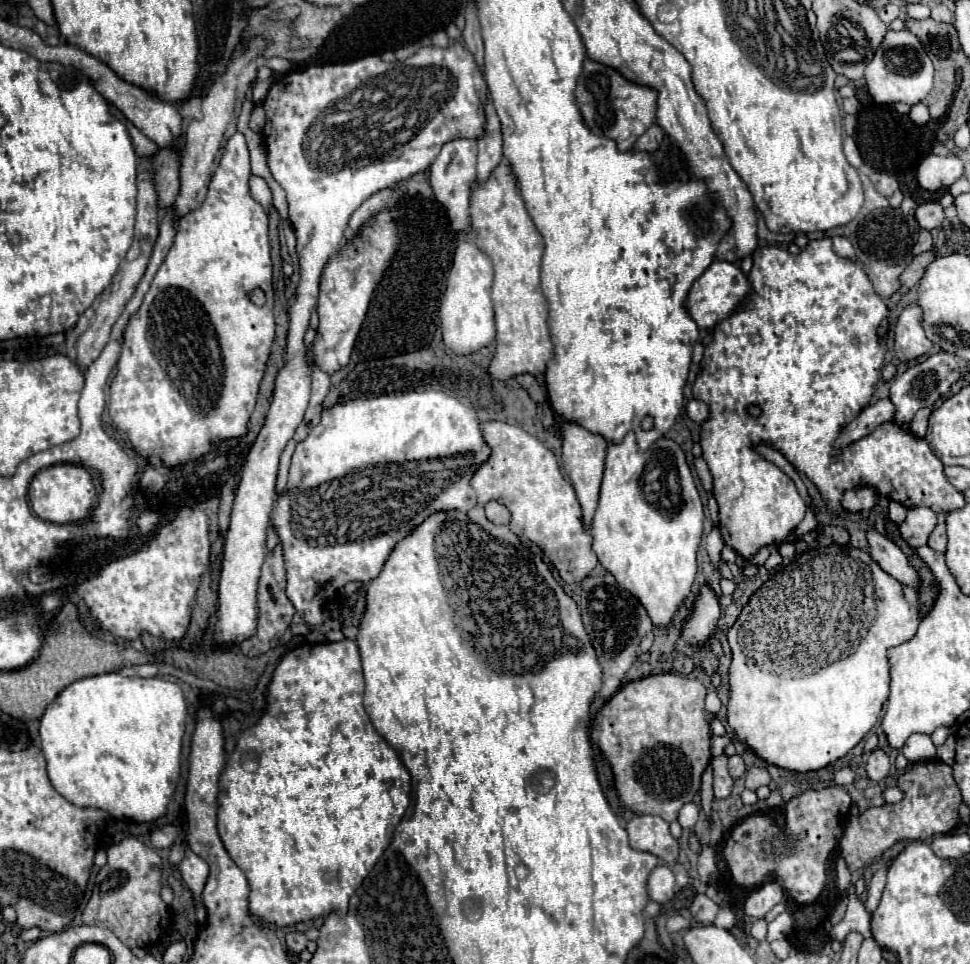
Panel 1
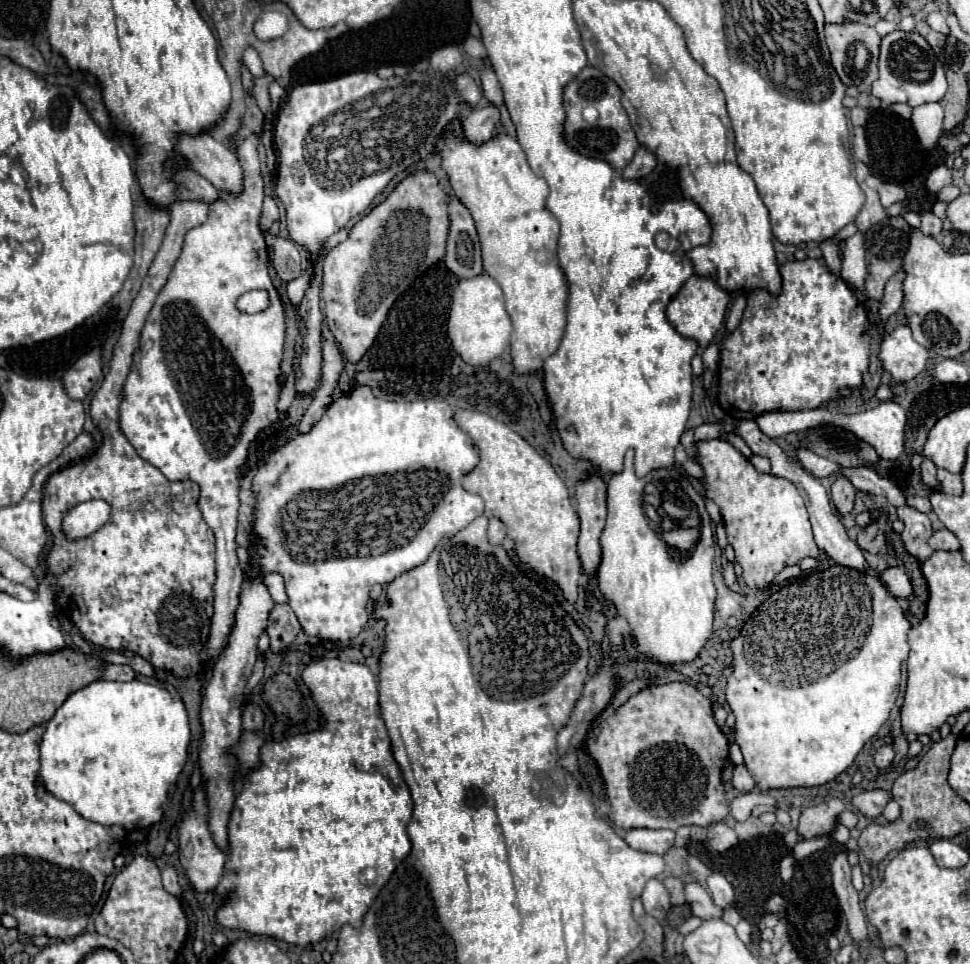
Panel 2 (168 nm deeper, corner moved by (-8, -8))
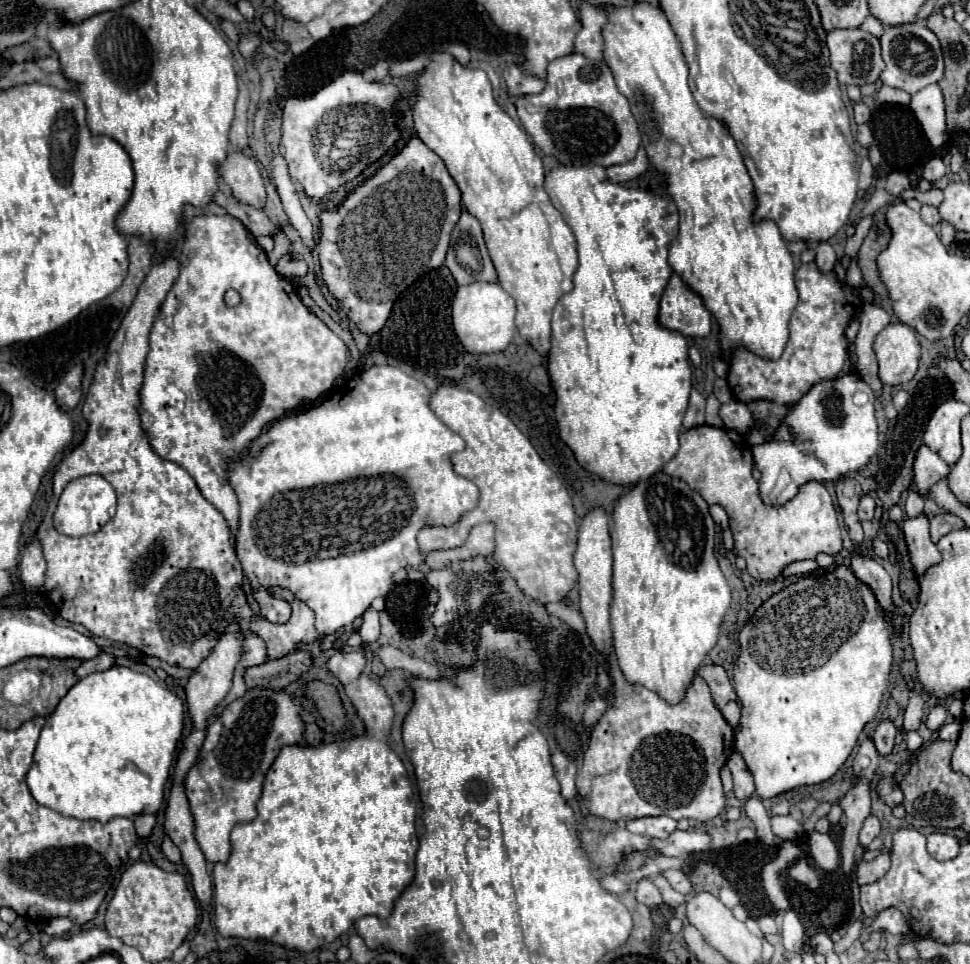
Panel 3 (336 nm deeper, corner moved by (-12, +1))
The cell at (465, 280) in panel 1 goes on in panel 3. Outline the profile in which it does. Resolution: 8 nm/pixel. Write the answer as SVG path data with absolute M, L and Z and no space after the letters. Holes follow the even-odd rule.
M472 282L460 286L452 302L452 326L458 340L470 354L490 354L502 352L512 342L516 332L514 324L516 302L508 292L500 288L498 282Z

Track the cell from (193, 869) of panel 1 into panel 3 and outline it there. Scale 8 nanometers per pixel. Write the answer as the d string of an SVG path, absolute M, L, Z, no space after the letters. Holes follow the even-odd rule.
M266 688L248 690L240 700L226 706L220 718L208 728L196 764L186 776L186 796L194 818L194 836L204 852L206 862L218 864L230 856L230 830L238 822L250 822L256 818L256 800L262 792L262 782L284 744L298 744L304 734L298 704L286 692L272 692Z

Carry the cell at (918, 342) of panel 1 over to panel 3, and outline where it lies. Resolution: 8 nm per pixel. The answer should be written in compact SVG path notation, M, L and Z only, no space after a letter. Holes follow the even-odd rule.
M896 322L888 324L876 336L874 352L880 366L880 380L890 386L898 386L914 378L922 348L912 328Z

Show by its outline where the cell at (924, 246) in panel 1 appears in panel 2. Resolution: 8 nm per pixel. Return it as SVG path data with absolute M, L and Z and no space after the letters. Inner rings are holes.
M896 273L888 283L886 283L886 289L884 289L884 297L880 301L880 319L882 321L888 321L902 305L902 281L904 281L904 273Z

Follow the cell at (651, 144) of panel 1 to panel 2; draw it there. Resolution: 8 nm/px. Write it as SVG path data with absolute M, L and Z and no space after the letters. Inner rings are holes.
M640 147L634 155L634 159L630 161L630 165L626 165L620 175L622 179L642 179L644 175L648 175L656 165L656 157L652 153L648 153L644 147Z

